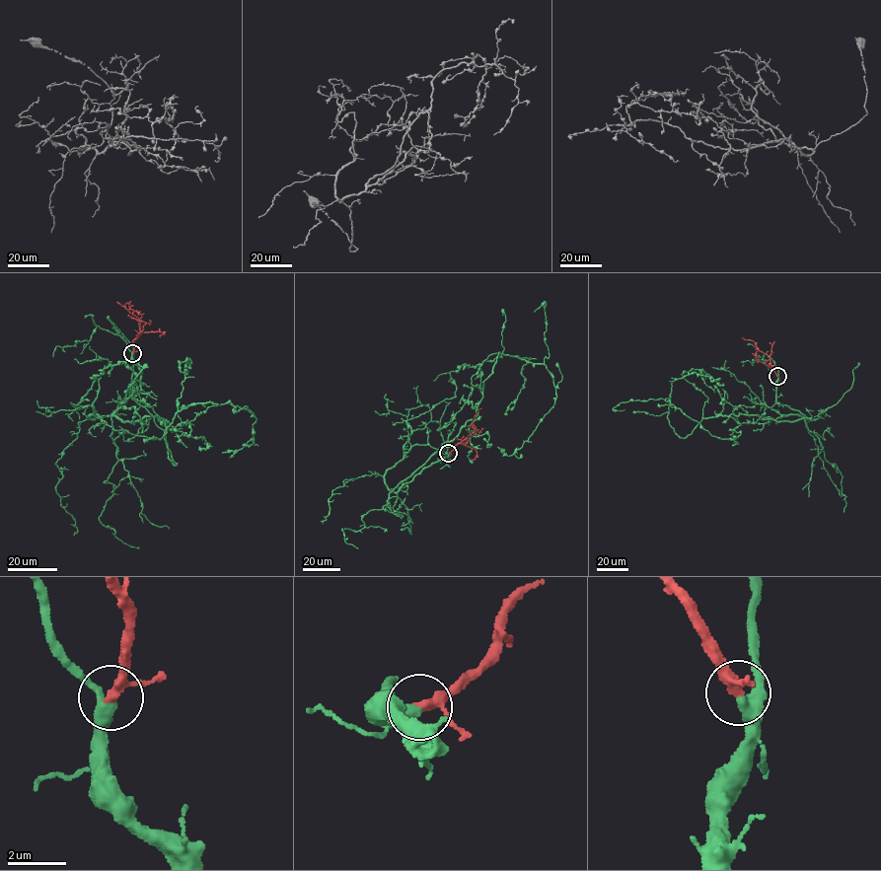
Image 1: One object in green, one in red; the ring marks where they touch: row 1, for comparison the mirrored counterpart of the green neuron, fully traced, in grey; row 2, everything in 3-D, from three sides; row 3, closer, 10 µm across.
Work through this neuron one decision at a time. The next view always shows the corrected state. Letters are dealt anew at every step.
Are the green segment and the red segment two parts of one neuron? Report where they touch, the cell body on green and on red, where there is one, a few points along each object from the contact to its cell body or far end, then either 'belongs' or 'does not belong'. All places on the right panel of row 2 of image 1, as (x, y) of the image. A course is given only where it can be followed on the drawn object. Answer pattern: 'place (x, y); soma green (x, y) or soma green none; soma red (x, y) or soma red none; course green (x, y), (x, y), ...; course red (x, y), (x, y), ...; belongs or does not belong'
place (777, 376); soma green none; soma red none; course green (777, 377), (776, 400), (804, 418), (719, 415), (681, 438), (665, 399), (711, 435), (734, 442); course red (777, 376), (769, 365), (770, 358), (758, 350), (753, 341), (742, 337); belongs

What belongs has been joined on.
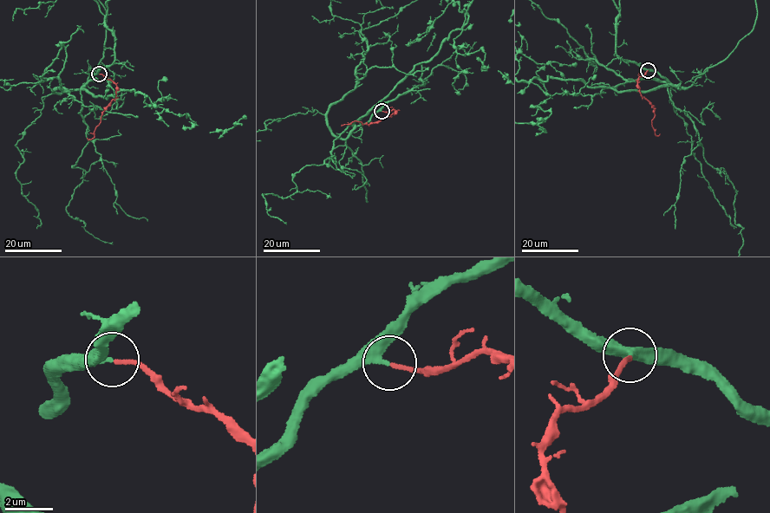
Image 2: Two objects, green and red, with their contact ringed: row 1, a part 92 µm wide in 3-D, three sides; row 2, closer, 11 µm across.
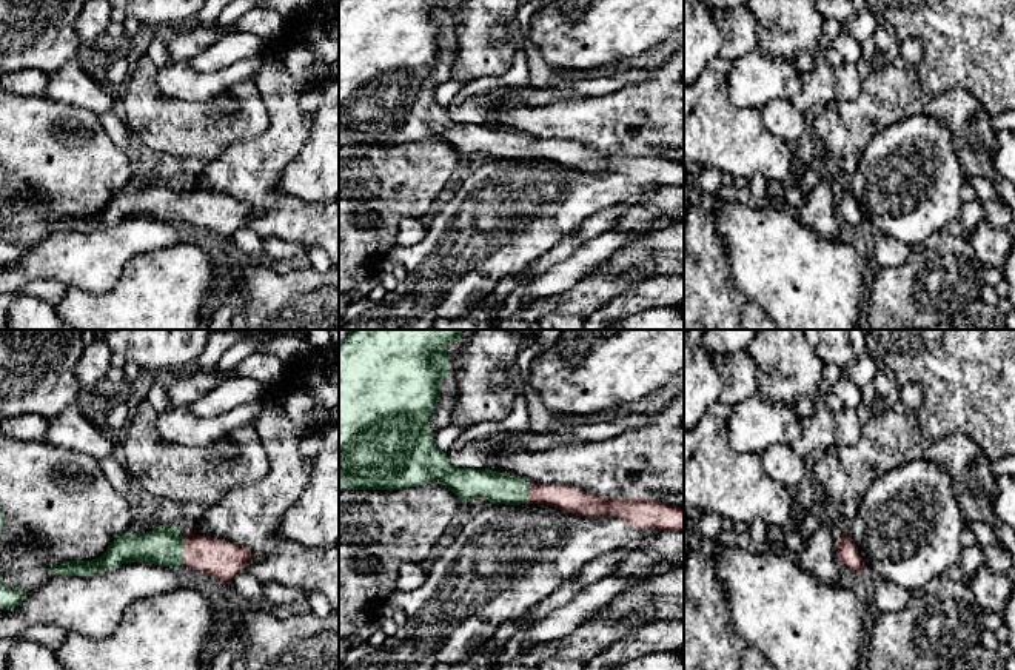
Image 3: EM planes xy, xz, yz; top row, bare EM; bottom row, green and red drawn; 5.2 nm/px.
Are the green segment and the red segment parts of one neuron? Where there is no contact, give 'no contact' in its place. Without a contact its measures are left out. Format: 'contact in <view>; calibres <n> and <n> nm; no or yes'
contact in xy; calibres 200 and 200 nm; yes

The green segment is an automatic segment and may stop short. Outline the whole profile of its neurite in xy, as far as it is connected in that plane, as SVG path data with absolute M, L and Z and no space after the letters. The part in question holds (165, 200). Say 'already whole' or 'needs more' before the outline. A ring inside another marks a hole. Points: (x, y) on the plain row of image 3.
needs more | M159 180L149 188L119 189L108 205L92 216L69 216L49 222L49 229L91 231L117 225L128 217L148 217L160 222L186 222L205 228L220 237L231 239L234 231L243 226L254 209L242 202L217 193L203 193L183 188L169 180Z

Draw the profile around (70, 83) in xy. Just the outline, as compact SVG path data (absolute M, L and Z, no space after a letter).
M75 60L48 72L42 95L55 102L86 108L95 114L120 109L120 91L99 85Z

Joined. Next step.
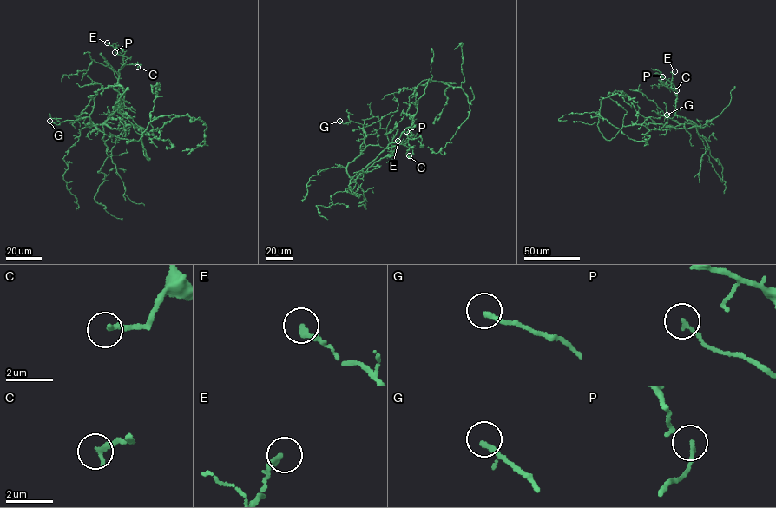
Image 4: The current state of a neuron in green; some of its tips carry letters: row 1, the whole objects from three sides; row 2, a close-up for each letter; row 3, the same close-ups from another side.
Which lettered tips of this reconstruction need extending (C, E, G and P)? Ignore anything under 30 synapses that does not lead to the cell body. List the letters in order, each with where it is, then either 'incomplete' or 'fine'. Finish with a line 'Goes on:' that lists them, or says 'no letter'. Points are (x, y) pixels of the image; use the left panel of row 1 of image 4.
C: (137, 67) | fine
E: (107, 42) | fine
G: (49, 121) | incomplete
P: (115, 52) | fine
Goes on: G

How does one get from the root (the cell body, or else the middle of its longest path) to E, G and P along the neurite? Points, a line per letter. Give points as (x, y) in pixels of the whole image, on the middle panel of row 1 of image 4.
E: (404, 130), (359, 172), (393, 153), (391, 151), (398, 144), (405, 144), (397, 141)
G: (404, 130), (351, 179), (347, 165), (359, 155), (365, 132), (361, 124), (339, 121)
P: (404, 130), (359, 172), (393, 153), (391, 151), (397, 146), (413, 135), (406, 131)

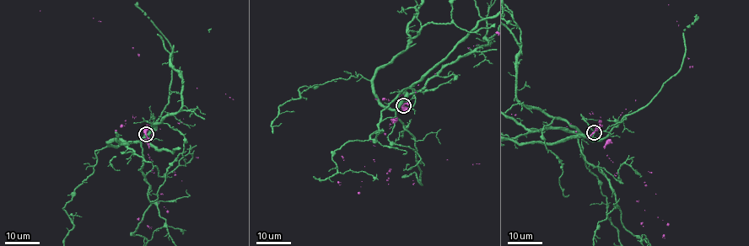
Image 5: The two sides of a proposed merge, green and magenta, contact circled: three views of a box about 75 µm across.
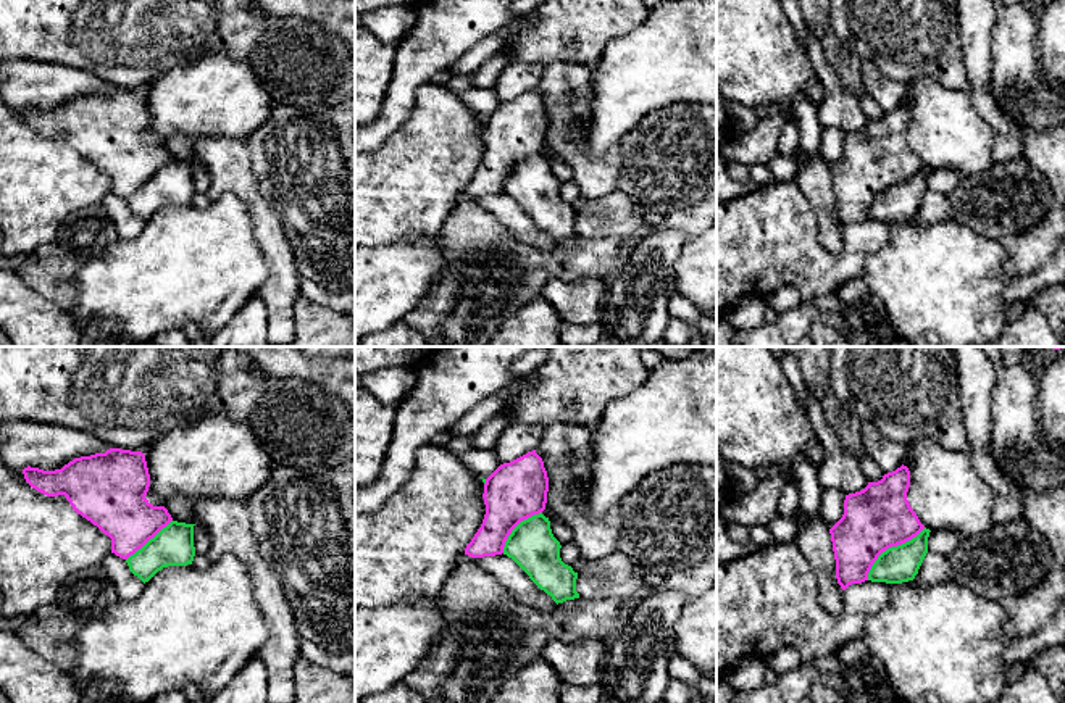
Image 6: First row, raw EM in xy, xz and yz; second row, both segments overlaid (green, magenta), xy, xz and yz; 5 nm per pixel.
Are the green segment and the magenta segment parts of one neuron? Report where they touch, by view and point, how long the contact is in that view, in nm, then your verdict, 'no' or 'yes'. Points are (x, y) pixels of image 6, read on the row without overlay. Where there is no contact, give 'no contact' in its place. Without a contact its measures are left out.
contact yz (891, 186); length 400 nm; no

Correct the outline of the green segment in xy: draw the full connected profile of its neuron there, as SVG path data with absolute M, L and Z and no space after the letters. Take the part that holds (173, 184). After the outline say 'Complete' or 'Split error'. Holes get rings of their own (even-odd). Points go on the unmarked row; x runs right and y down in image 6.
M171 160L126 198L129 210L145 223L163 206L192 203L195 195L194 164Z. Complete

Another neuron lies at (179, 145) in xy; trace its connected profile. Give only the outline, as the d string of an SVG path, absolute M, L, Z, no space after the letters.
M174 134L166 140L166 148L171 153L173 160L186 160L195 156L194 153L194 139L184 134Z

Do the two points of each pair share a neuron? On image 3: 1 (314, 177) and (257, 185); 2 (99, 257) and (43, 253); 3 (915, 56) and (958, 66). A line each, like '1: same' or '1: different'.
1: different
2: same
3: different

